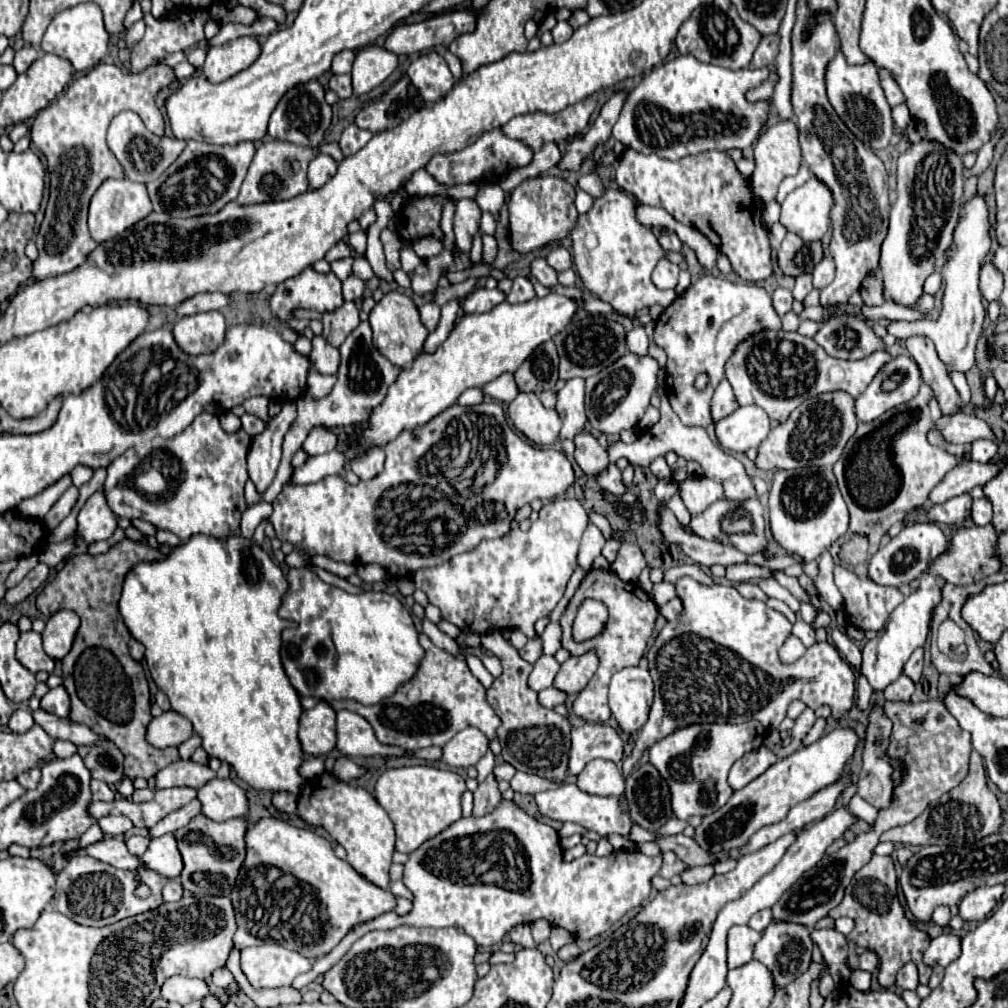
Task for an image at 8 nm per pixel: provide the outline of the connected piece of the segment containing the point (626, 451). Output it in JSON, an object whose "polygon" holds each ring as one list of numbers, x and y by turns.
{"polygon":[[665,397,661,399,661,419,659,419,659,423,653,425,653,429,641,433,635,443,627,445,623,441,617,441,607,449,611,461,617,461,617,459,625,457,631,465,641,465,641,467,647,467,649,463,653,463,653,459,661,457,661,455,665,455,669,451,675,451,679,457,685,457,687,461,697,461,703,467,703,473,707,477,723,483,727,499,731,499,731,501,747,501,747,499,757,497,755,485,749,479,749,475,745,473,743,463,739,459,735,459,733,455,725,453,719,445,715,445,709,439,709,435,707,435,707,431,703,427,687,427,687,425,683,425]]}

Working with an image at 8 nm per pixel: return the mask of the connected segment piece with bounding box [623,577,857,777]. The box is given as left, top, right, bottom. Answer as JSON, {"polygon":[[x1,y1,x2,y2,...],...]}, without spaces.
{"polygon":[[683,577,675,583,675,591,683,603,683,611,675,621,665,623,655,643,647,651,649,673,655,681,655,701,651,705,647,723,639,731,639,739,631,757,623,761,623,777,631,773,631,767,639,761,643,749,653,745,653,741,659,741,661,737,673,733,673,729,681,725,713,721,745,723,757,719,765,729,777,729,779,723,785,719,789,703,795,699,803,701,811,709,829,705,831,715,835,719,845,717,855,705,857,675,853,667,839,655,837,647,829,641,817,641,807,649,807,653,799,661,785,665,779,659,779,649,783,645,783,639,787,639,791,631,791,623,781,613,769,609,763,601,745,599,731,585,715,583,709,587,691,577]]}

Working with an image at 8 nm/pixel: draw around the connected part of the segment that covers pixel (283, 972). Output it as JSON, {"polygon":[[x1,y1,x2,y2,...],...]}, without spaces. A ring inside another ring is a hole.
{"polygon":[[259,945,259,947,249,947,241,951,241,969,255,989,275,989,275,987,291,985,291,981,297,975,311,969,311,961,301,953,285,949,281,945]]}

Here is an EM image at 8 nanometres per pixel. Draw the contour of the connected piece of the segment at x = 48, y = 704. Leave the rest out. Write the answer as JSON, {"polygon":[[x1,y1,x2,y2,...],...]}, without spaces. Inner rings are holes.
{"polygon":[[63,685,51,689,43,699,41,699,41,709,57,715,57,717,67,717,69,715,69,707,71,707,71,701,69,701,69,693]]}

